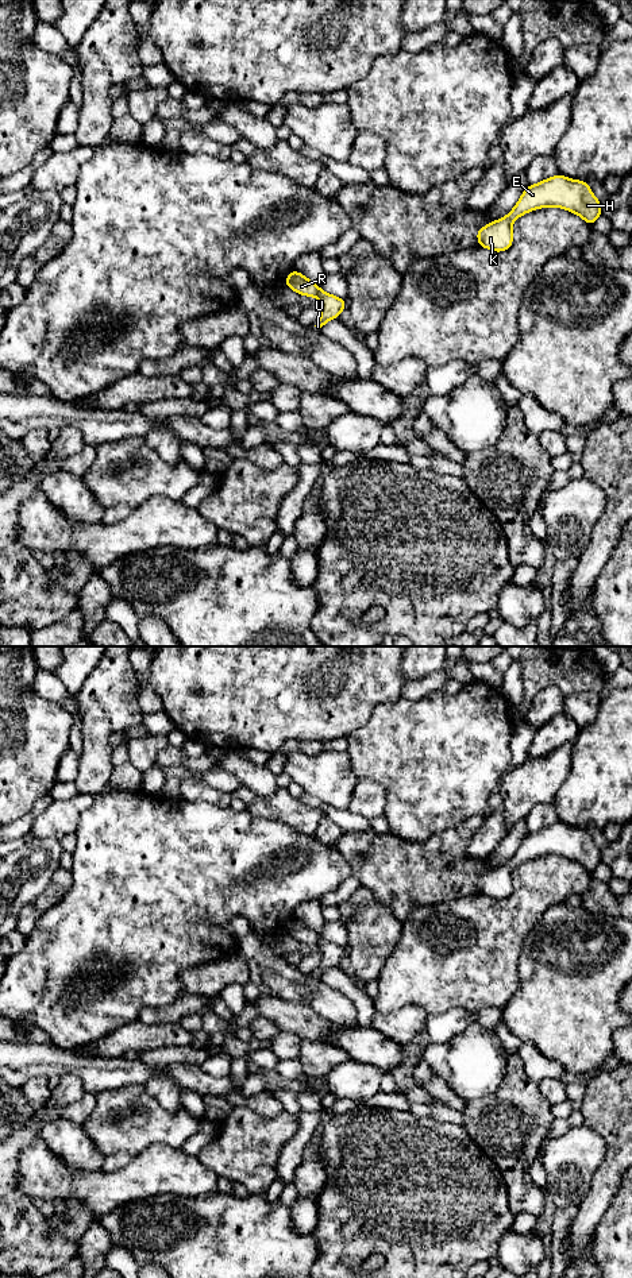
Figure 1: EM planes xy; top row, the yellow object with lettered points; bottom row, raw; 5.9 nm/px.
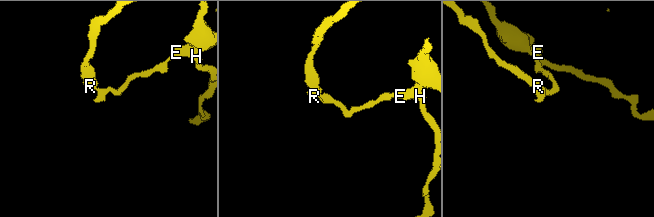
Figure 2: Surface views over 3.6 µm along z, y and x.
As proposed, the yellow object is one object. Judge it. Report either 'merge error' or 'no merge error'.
merge error

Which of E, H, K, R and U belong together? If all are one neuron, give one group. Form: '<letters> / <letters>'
E H K U / R

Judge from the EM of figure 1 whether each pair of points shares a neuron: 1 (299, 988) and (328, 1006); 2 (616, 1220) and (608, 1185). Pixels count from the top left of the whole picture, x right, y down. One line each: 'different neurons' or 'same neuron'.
1: same neuron
2: different neurons

